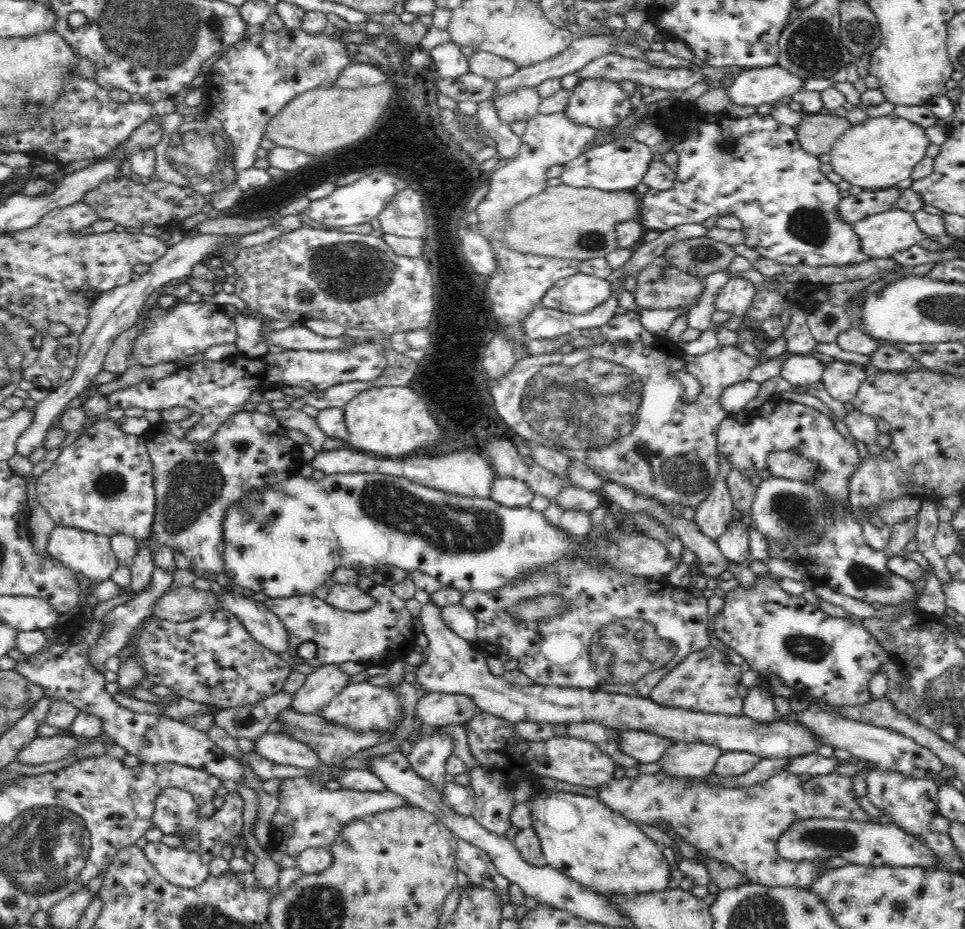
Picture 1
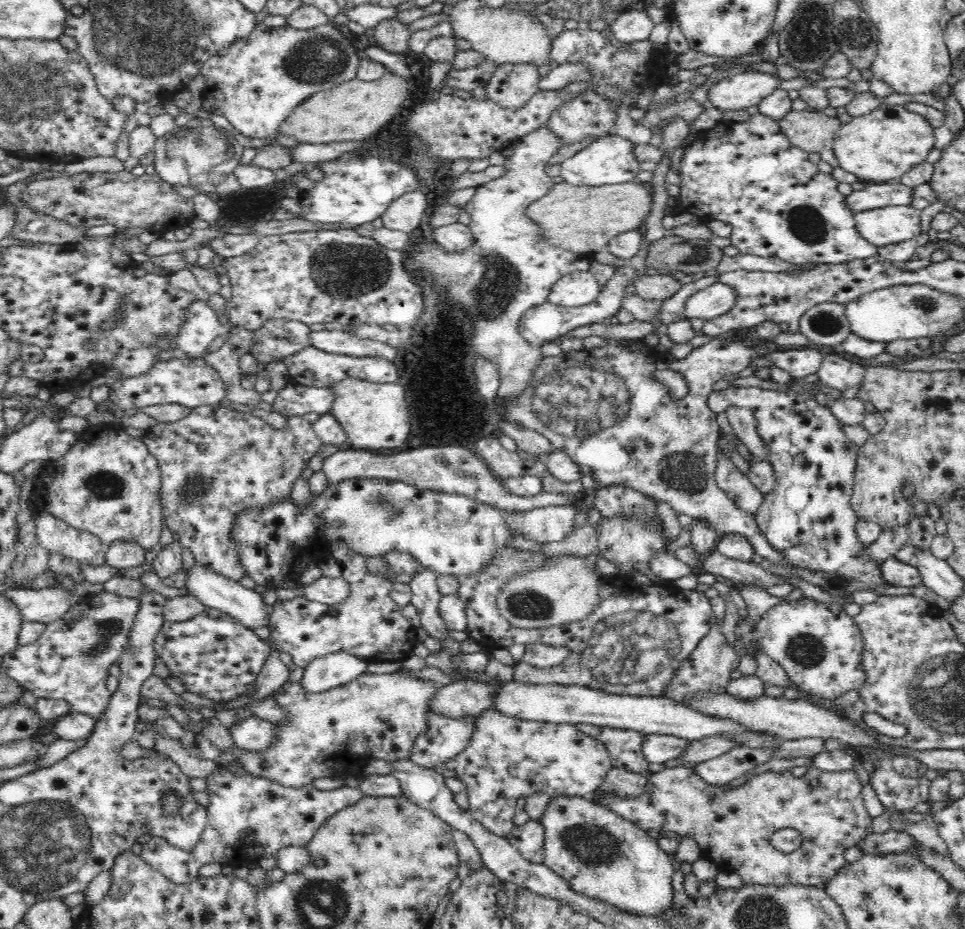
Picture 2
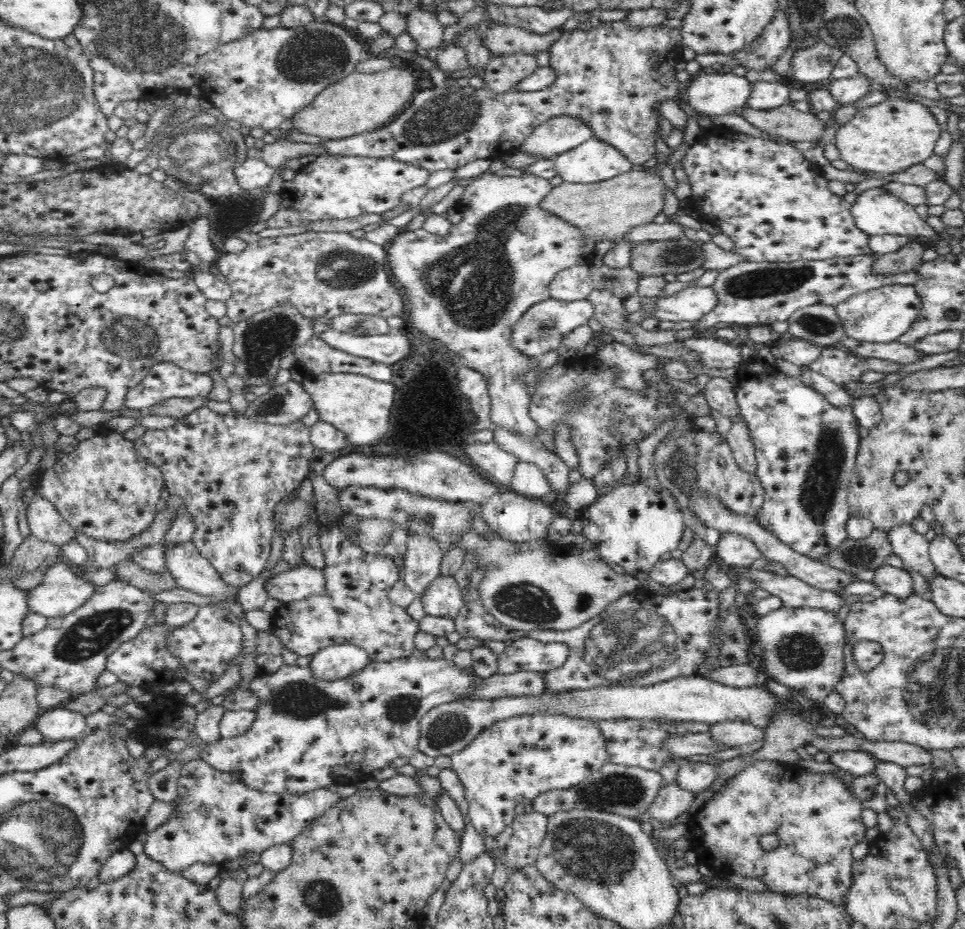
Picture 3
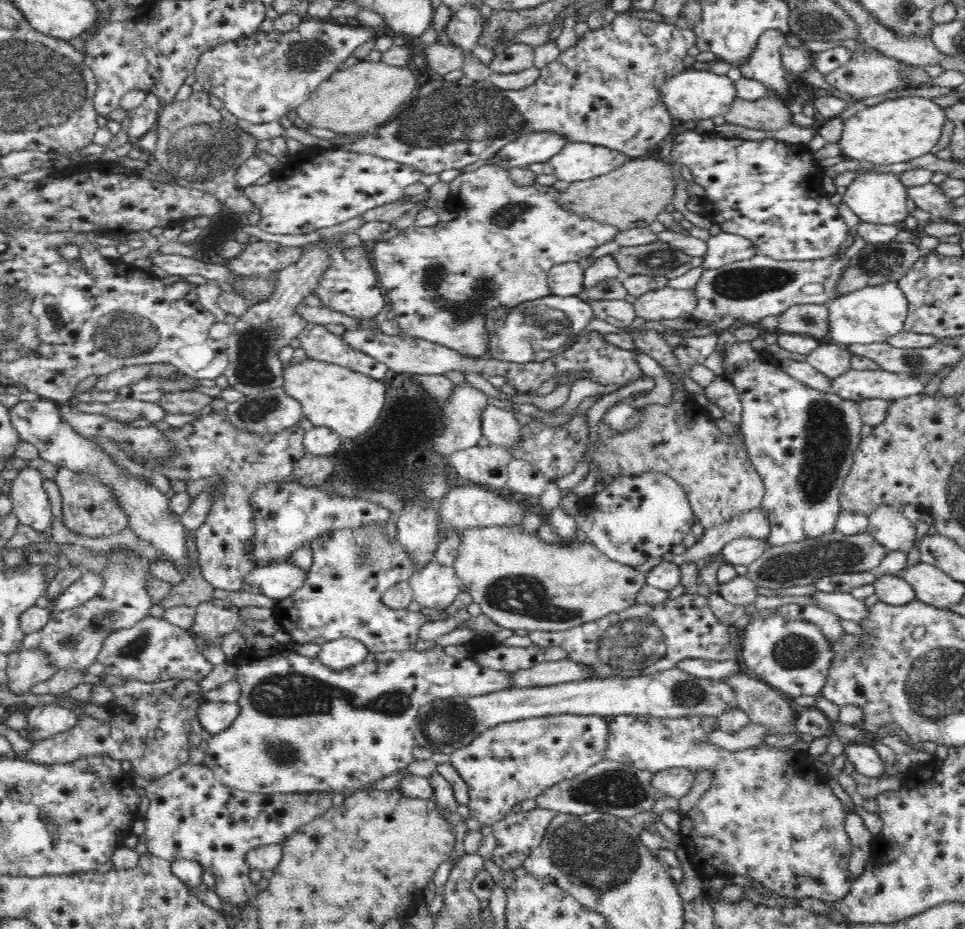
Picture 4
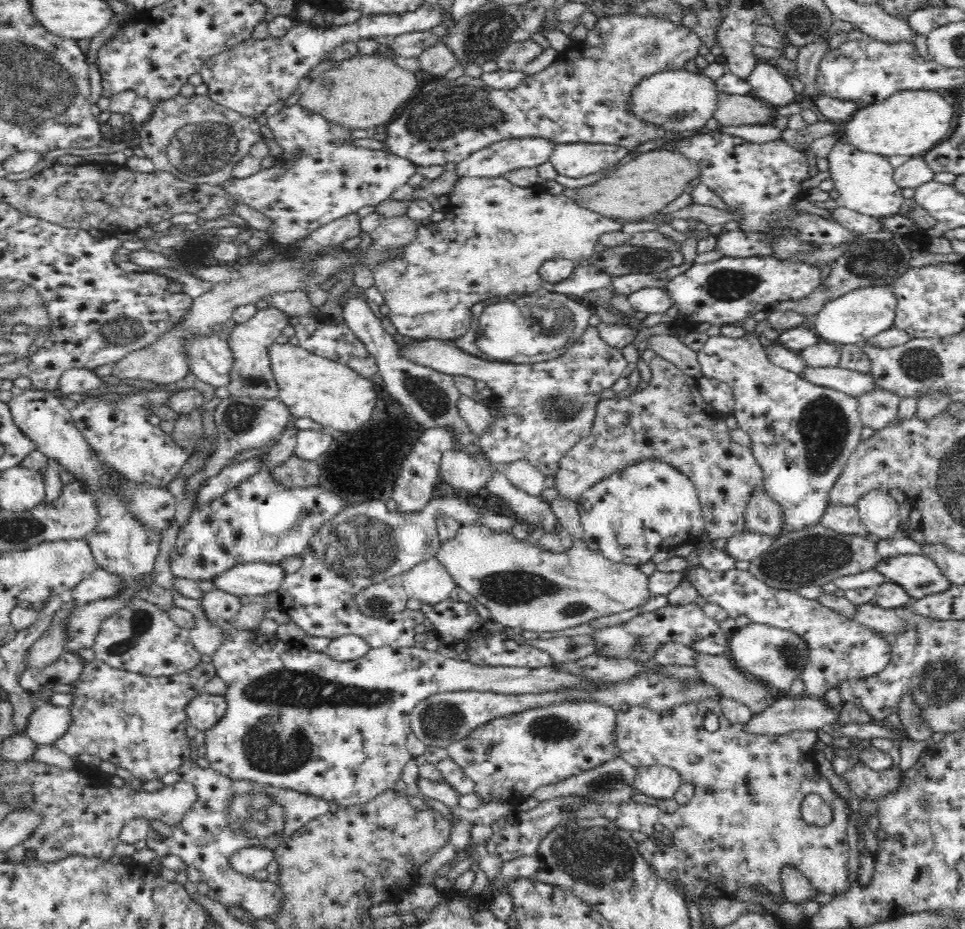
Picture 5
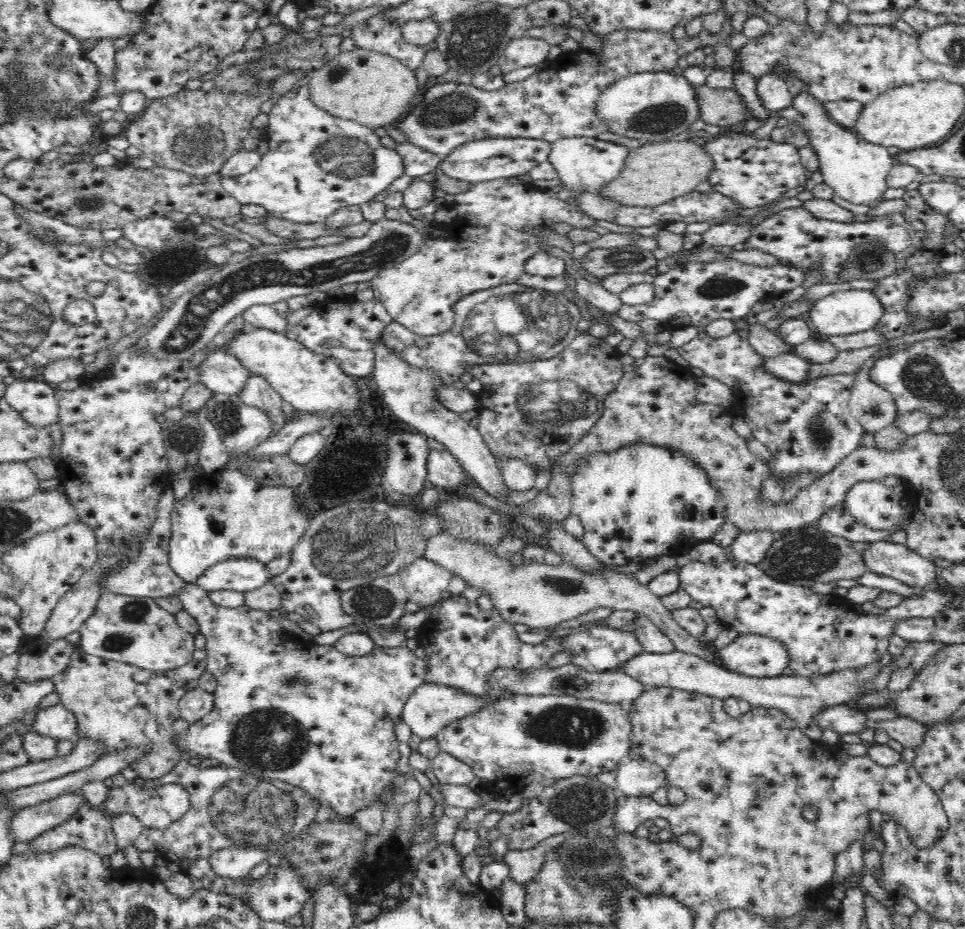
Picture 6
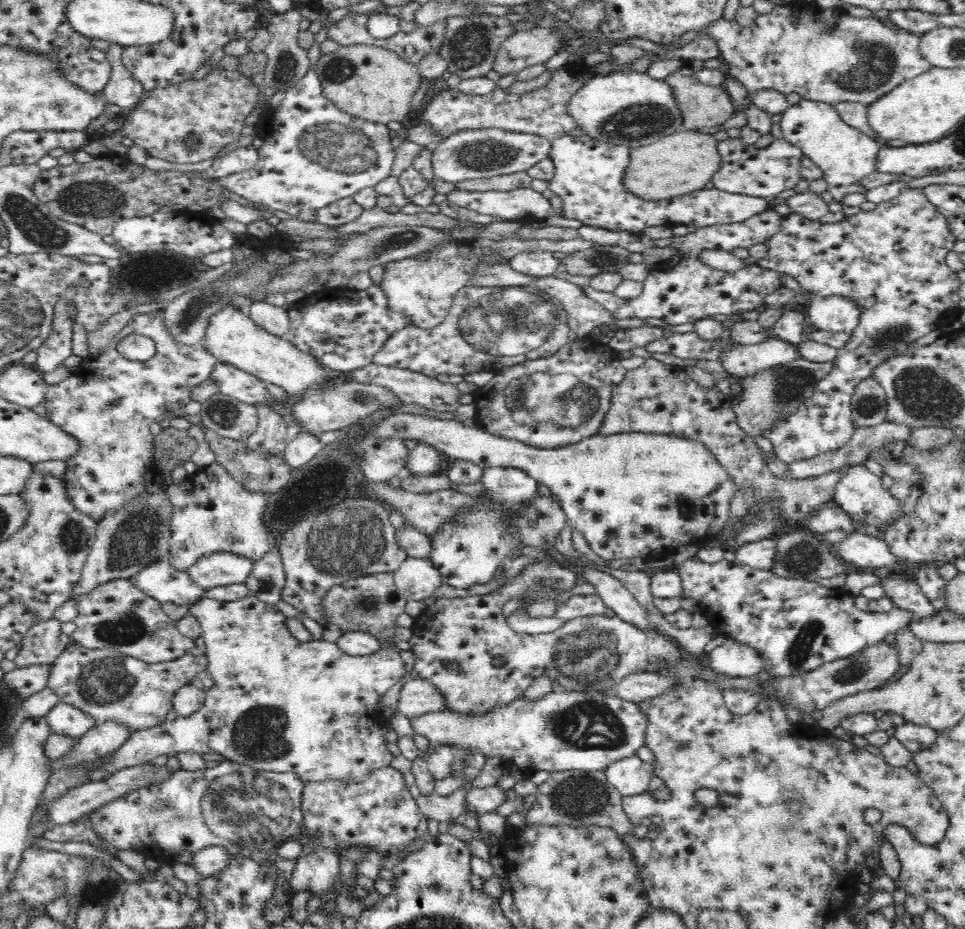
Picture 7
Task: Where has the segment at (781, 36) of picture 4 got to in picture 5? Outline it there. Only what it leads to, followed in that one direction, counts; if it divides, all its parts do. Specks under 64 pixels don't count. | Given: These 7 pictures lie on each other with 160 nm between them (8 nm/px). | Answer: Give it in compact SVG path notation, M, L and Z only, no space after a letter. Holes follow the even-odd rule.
M758 60L747 80L751 85L750 94L774 109L798 100L787 75L774 62Z

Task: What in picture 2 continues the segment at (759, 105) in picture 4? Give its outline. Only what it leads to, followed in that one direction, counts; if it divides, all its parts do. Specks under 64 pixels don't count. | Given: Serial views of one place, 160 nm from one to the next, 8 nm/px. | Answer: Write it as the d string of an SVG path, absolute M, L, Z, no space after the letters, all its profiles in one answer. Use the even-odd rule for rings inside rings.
M790 110L775 120L782 134L806 153L819 153L832 147L835 132L841 127L838 117L827 116L822 111Z

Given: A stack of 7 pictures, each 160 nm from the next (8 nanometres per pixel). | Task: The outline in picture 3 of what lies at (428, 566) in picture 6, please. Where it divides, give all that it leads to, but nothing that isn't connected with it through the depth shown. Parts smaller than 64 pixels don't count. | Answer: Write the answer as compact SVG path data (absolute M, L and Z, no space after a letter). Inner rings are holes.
M440 573L425 588L419 600L422 601L426 615L453 619L464 604L462 589L455 576Z

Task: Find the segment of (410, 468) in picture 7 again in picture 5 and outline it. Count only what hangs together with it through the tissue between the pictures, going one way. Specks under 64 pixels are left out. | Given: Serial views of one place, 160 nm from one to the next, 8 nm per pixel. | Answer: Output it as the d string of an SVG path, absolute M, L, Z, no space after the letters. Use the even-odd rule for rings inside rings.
M452 447L442 453L439 470L441 482L470 495L484 488L490 469L488 458L470 458L465 452Z

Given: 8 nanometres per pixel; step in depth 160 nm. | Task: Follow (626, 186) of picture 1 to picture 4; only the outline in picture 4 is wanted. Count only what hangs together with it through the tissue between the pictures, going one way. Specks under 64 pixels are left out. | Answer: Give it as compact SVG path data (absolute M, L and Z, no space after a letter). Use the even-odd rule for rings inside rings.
M586 142L566 143L549 161L557 179L569 183L602 176L625 163L627 157L619 150Z

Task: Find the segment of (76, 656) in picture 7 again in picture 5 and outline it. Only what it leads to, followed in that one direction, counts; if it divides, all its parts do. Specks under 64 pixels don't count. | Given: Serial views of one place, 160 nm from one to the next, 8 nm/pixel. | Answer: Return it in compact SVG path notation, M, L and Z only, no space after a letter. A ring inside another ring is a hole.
M95 659L90 660L90 662L85 662L81 673L70 683L70 686L74 686L72 690L73 701L69 706L71 715L72 715L72 724L68 728L64 736L60 736L56 742L54 742L54 747L58 748L61 752L64 752L74 758L80 754L90 754L98 756L100 760L108 760L112 762L116 768L126 768L131 772L131 776L138 778L142 783L149 780L156 780L162 778L165 774L176 770L178 766L182 766L186 761L190 760L190 743L186 735L186 728L190 726L188 717L186 716L186 705L192 700L197 694L203 692L203 686L210 680L214 678L216 674L214 665L212 663L206 663L200 661L194 669L187 670L186 672L180 674L173 674L172 676L165 677L164 675L159 677L151 677L145 674L137 673L136 671L131 670L122 670L117 669L116 667L106 664L104 661Z

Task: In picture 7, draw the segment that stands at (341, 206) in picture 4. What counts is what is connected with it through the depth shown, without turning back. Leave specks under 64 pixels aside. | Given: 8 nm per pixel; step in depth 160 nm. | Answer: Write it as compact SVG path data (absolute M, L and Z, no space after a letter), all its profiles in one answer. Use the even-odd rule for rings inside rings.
M309 68L294 86L280 96L273 96L262 112L256 128L258 136L264 139L264 144L258 148L259 162L250 170L229 174L216 181L220 186L250 202L262 203L272 210L282 210L290 214L291 218L303 221L315 221L317 210L329 202L345 196L352 197L365 186L374 187L389 176L392 163L397 156L388 125L352 116L338 108L338 105L324 94L324 87L315 68Z

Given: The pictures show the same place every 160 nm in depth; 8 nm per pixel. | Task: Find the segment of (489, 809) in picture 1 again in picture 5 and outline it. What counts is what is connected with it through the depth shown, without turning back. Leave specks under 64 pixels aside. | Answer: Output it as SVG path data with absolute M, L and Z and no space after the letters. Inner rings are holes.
M588 699L553 702L549 705L528 707L526 710L499 716L477 726L466 738L448 743L449 757L474 779L474 794L487 802L509 802L518 806L541 786L562 782L566 778L602 766L620 754L616 745L617 711L614 707Z

